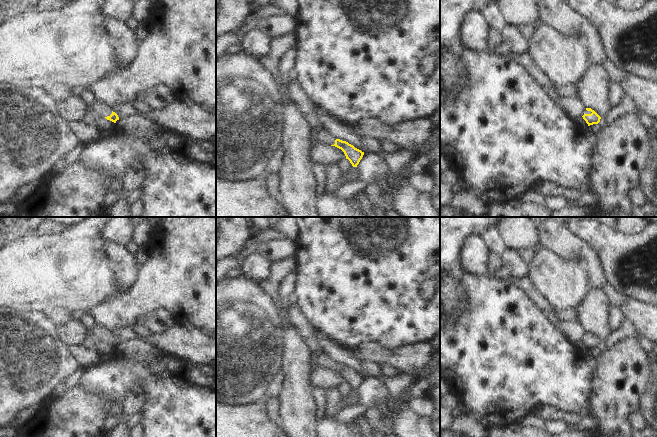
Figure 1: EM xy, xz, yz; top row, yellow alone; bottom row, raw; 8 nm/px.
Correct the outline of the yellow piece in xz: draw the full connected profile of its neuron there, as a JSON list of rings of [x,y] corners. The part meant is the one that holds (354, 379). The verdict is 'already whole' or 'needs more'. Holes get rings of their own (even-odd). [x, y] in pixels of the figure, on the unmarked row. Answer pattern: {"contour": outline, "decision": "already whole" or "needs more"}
{"contour": [[[320,352],[317,354],[316,367],[323,367],[341,373],[346,380],[346,383],[350,385],[353,391],[357,391],[357,389],[359,388],[360,384],[364,379],[364,376],[355,372],[353,369],[349,368],[348,366],[336,363],[325,352]]], "decision": "needs more"}

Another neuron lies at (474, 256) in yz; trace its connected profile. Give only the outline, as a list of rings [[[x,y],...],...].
[[[482,236],[469,237],[460,253],[459,265],[468,274],[486,276],[490,250]]]

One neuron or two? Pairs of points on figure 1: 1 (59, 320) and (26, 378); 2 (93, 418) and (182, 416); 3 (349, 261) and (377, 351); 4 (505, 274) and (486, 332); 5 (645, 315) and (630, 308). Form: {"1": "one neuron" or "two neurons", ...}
{"1": "two neurons", "2": "two neurons", "3": "two neurons", "4": "two neurons", "5": "one neuron"}

